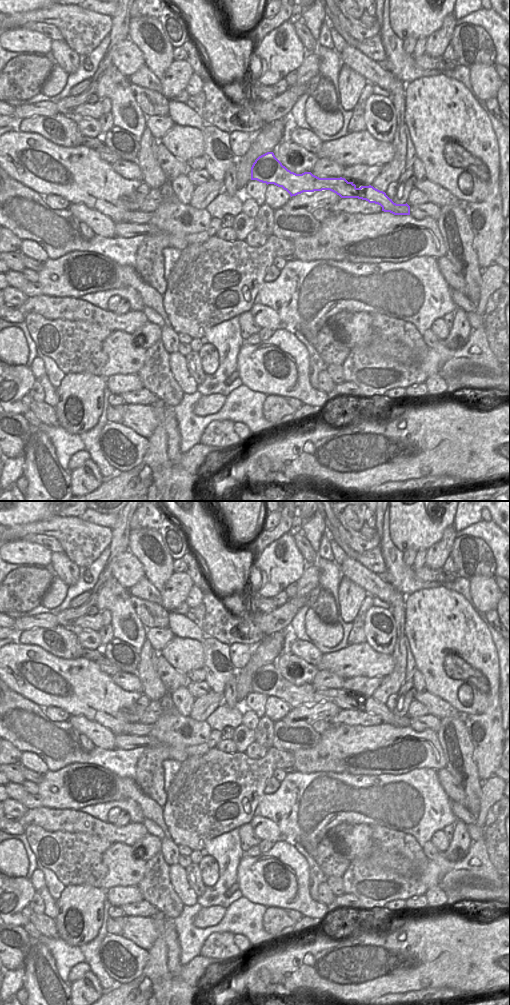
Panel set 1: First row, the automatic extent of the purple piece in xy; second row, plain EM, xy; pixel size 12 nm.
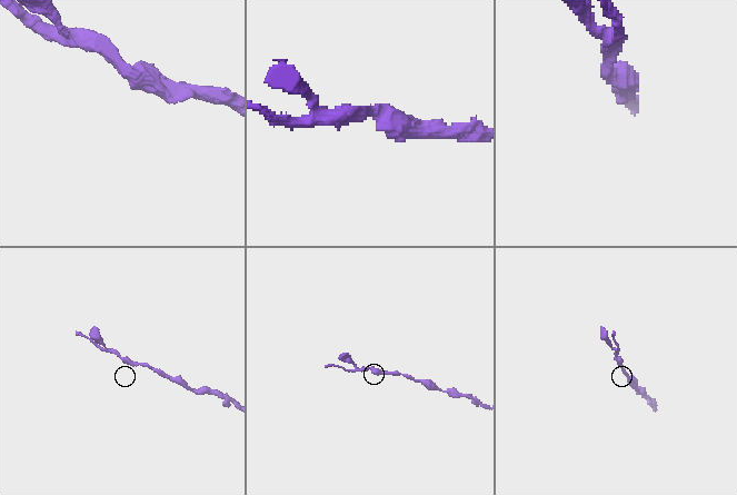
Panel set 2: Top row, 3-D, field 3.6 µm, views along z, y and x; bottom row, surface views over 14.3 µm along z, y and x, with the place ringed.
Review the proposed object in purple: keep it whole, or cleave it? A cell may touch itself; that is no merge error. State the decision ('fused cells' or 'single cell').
single cell

